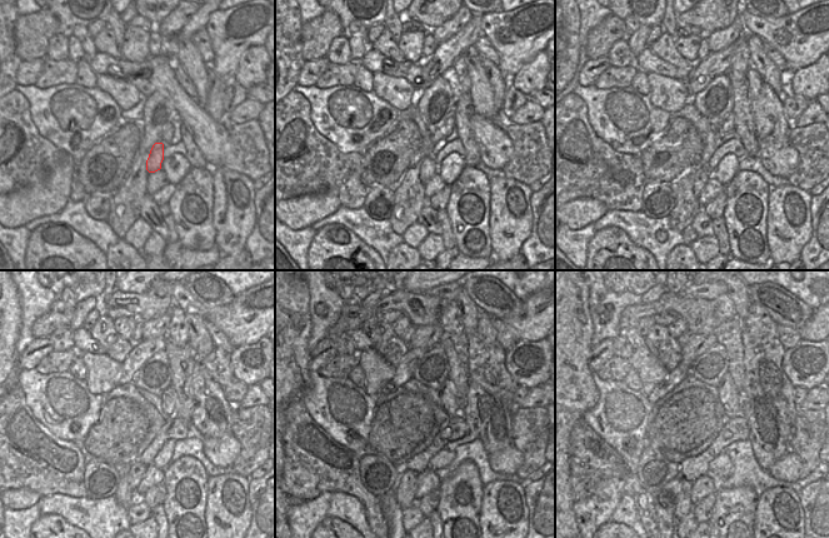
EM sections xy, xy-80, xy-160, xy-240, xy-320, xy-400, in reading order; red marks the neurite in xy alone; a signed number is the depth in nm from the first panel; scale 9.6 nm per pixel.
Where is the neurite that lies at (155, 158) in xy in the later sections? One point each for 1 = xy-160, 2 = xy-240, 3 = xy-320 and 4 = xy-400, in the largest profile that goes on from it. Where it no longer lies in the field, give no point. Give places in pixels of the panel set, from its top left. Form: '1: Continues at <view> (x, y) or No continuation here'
1: Continues at xy-160 (702, 175)
2: Continues at xy-240 (138, 469)
3: Continues at xy-320 (406, 484)
4: Continues at xy-400 (683, 507)

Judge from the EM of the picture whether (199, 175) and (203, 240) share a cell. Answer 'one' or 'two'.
one

